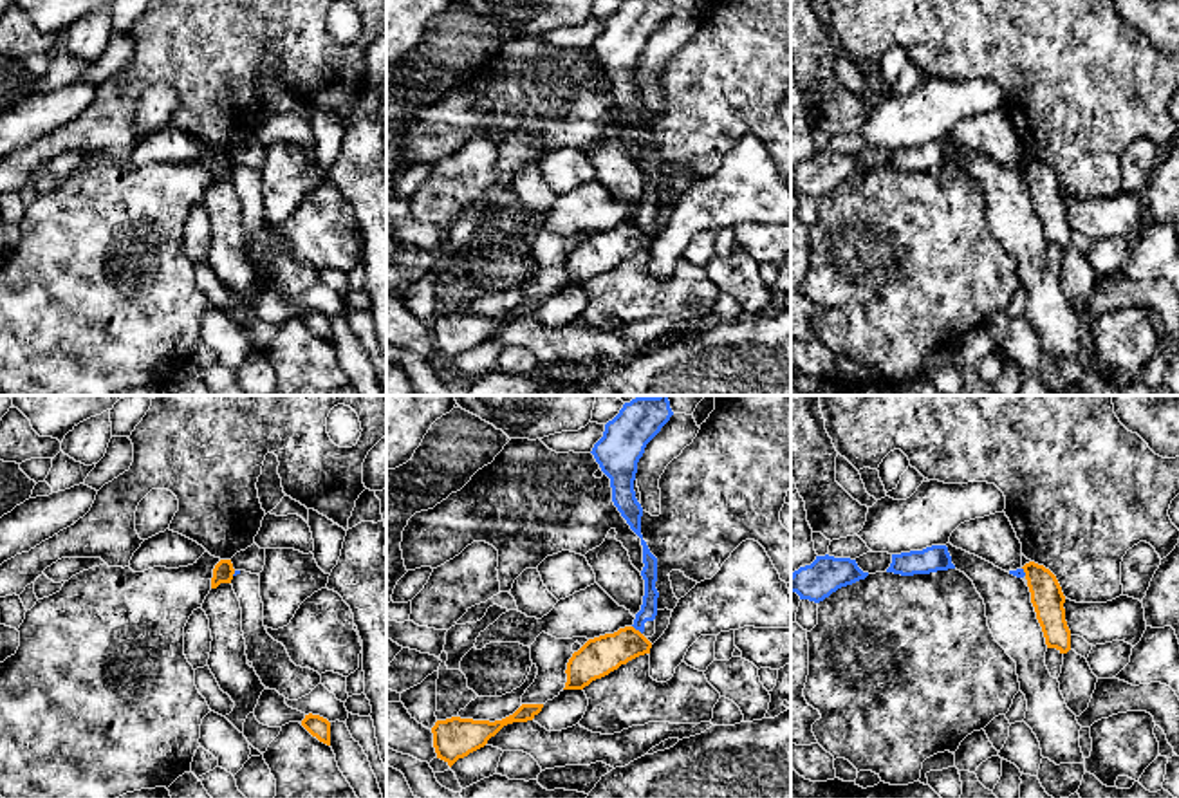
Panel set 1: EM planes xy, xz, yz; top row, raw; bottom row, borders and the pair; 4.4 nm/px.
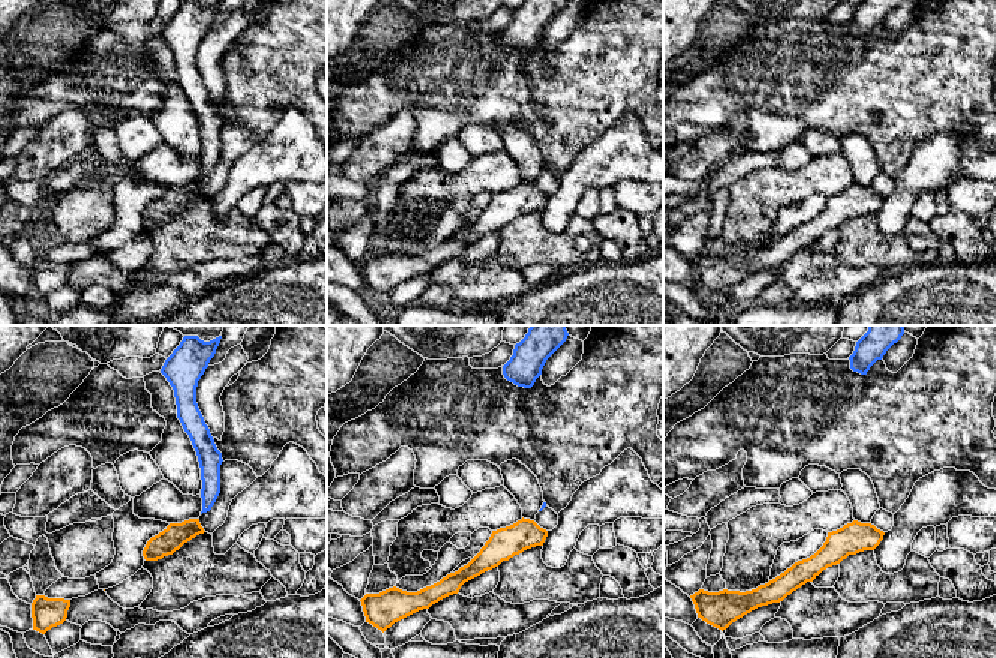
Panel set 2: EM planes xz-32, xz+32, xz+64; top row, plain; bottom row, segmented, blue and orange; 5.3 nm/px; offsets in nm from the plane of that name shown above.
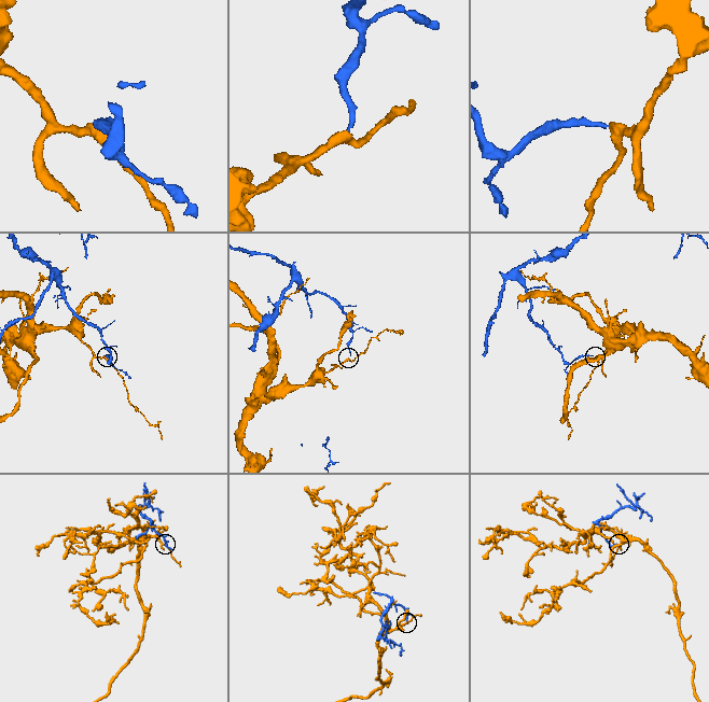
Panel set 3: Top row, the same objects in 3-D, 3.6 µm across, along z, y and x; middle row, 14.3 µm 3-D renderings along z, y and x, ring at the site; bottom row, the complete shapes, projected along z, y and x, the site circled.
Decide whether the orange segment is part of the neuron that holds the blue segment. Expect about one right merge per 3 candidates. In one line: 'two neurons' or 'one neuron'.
two neurons

